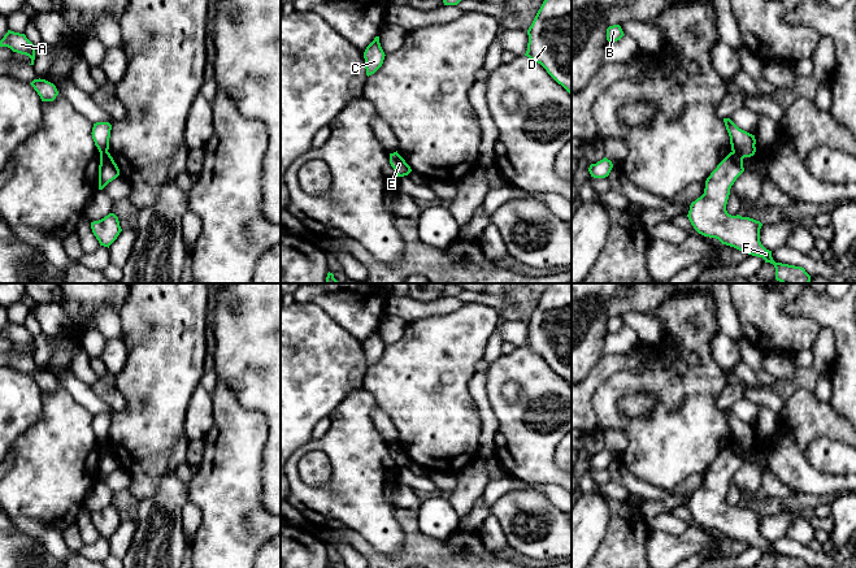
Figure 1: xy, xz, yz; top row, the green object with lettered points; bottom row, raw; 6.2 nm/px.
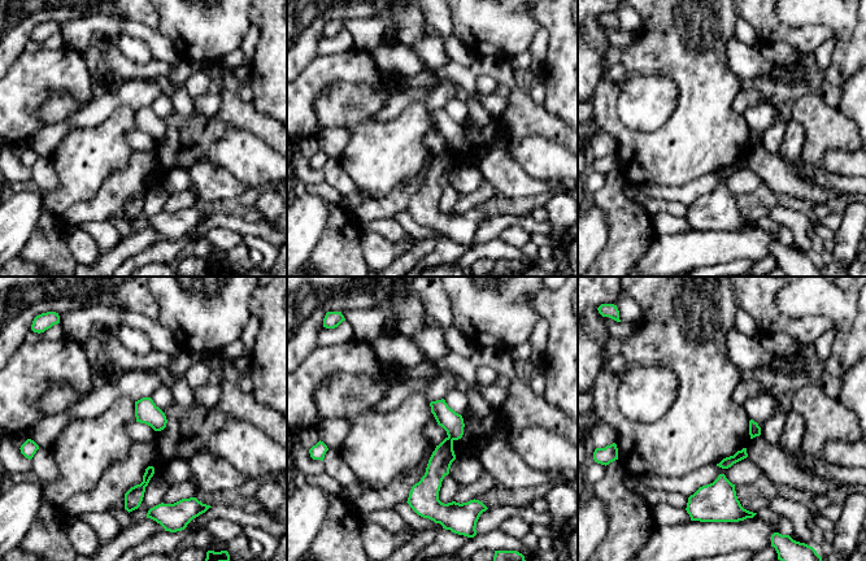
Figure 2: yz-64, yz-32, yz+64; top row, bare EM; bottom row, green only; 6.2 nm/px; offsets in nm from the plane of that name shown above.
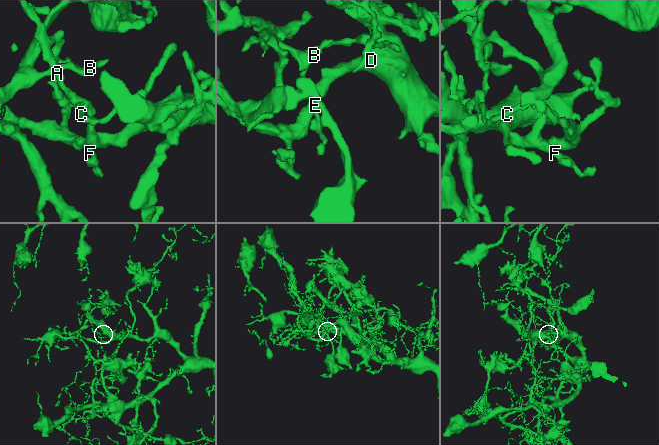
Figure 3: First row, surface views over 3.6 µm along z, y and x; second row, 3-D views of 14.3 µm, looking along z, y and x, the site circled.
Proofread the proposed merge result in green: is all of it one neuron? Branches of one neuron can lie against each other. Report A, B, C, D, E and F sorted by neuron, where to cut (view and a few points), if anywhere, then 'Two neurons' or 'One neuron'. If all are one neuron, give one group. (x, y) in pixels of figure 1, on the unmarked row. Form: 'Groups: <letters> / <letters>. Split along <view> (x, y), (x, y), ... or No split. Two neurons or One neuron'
Groups: A B C E / D F. Split along yz (733, 442), (742, 450). Two neurons

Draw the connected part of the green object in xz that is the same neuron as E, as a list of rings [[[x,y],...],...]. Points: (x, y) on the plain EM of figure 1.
[[[397,443],[390,445],[390,455],[396,463],[397,468],[408,467],[412,463],[410,458]]]

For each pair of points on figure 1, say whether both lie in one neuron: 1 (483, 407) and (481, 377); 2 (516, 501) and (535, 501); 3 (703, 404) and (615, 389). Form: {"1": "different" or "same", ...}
{"1": "same", "2": "same", "3": "same"}

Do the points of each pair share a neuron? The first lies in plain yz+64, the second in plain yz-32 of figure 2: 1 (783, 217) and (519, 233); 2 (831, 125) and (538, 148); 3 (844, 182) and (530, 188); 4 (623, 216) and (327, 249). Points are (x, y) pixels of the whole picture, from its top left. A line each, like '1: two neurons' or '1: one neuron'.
1: one neuron
2: two neurons
3: one neuron
4: one neuron

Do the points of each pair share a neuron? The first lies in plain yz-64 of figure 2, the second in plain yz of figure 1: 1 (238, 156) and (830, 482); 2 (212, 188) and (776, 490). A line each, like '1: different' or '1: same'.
1: different
2: different

